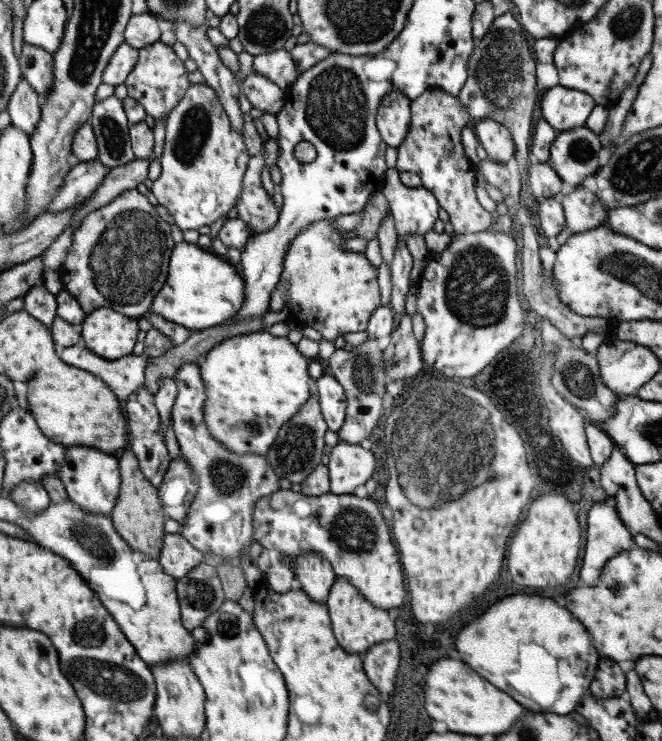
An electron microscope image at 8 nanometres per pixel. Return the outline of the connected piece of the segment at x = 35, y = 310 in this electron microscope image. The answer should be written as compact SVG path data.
M33 285L21 297L23 300L23 311L40 323L49 326L56 316L55 295L49 293L41 285Z

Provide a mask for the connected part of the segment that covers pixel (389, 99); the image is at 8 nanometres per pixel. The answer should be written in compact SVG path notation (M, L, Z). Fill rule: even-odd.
M387 91L376 108L375 124L386 146L397 148L410 121L410 100L399 91Z

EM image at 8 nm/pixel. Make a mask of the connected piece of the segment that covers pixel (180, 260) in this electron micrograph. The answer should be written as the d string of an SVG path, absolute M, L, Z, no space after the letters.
M174 244L168 258L165 282L154 296L149 310L155 316L199 331L229 321L243 305L243 281L238 267L196 244Z

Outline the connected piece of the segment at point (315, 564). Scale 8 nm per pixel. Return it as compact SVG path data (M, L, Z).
M307 553L296 556L295 567L300 589L311 600L324 604L336 577L330 562L315 553Z

